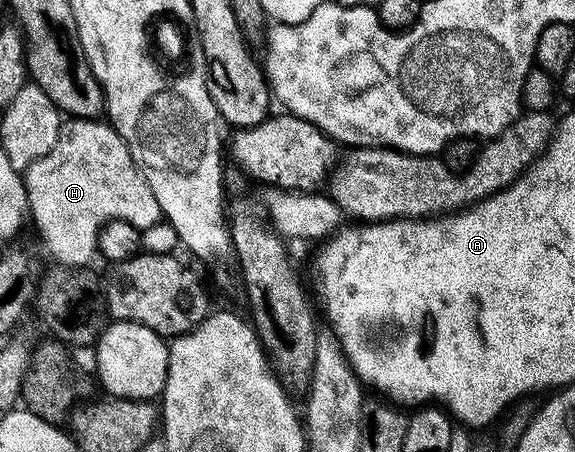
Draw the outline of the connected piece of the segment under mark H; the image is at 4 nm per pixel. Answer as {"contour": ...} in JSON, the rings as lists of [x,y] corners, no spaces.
{"contour":[[[69,119],[45,156],[23,173],[30,220],[36,223],[57,264],[88,266],[97,255],[100,231],[111,220],[125,220],[139,230],[161,223],[162,213],[126,142],[111,123]]]}

